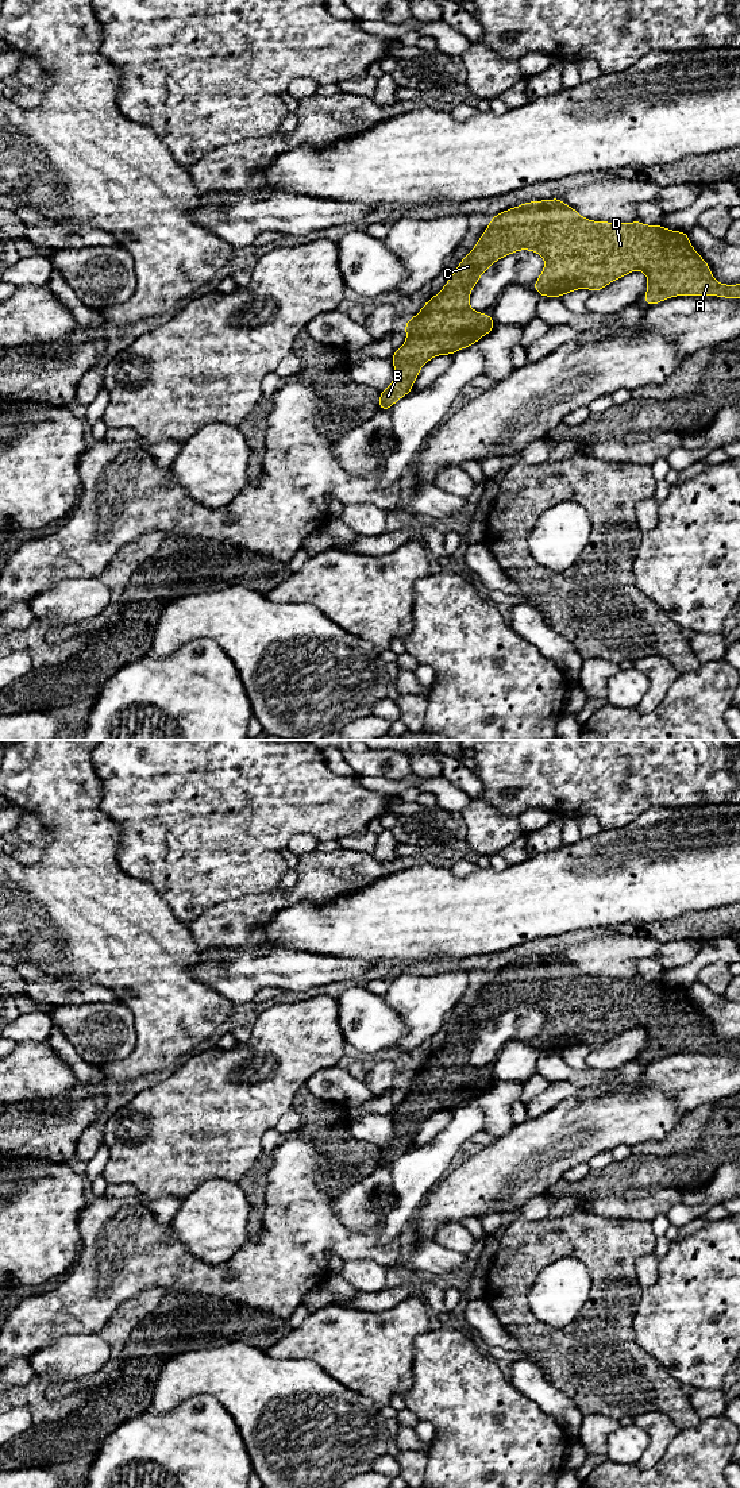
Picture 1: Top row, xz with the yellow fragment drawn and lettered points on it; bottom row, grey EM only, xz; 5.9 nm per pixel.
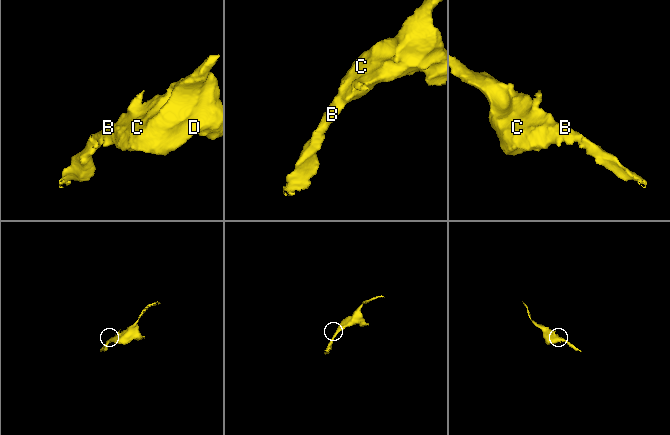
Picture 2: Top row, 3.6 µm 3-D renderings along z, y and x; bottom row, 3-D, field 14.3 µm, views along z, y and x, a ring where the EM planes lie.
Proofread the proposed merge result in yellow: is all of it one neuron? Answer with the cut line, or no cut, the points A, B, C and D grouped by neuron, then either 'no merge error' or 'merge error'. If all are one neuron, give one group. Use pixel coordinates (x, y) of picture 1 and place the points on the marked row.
no cut; A B C D; no merge error

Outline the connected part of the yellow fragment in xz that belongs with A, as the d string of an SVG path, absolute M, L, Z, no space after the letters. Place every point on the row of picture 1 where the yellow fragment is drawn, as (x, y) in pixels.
M560 197L524 203L490 217L489 227L459 262L444 288L405 323L406 342L393 352L393 382L379 392L378 409L389 412L396 401L413 390L423 365L429 359L436 355L452 355L477 344L496 328L490 313L479 313L469 307L470 293L490 265L519 250L537 253L546 261L541 274L532 285L541 297L563 297L582 288L598 292L623 275L641 270L648 278L643 298L647 307L675 296L740 298L740 284L724 285L716 281L709 265L691 246L689 232L671 231L664 225L645 225L640 220L633 223L589 220L566 205Z

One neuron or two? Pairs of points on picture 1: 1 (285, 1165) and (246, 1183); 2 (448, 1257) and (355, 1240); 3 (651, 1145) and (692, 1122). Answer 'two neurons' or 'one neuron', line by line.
1: two neurons
2: two neurons
3: one neuron

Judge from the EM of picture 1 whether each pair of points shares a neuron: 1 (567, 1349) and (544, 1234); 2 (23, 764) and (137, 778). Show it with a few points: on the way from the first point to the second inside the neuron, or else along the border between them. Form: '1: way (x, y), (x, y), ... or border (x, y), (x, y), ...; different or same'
1: way (535, 1330), (517, 1313), (517, 1267); same
2: border (92, 754), (92, 764), (103, 790), (101, 805); different

